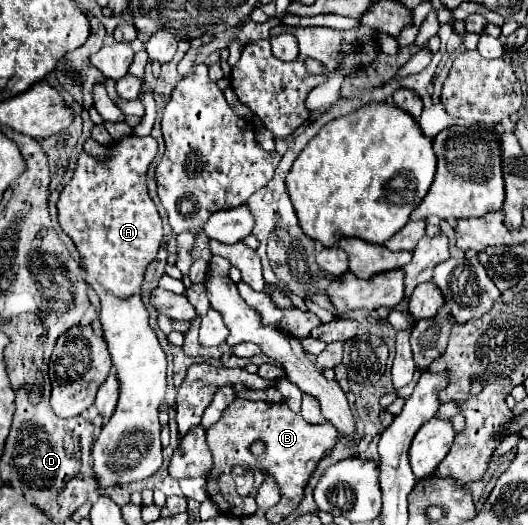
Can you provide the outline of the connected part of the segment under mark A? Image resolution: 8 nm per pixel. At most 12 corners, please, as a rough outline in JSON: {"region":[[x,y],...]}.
{"region":[[157,141],[81,153],[59,225],[101,299],[119,403],[101,489],[161,467],[167,359],[141,303],[163,227]]}

